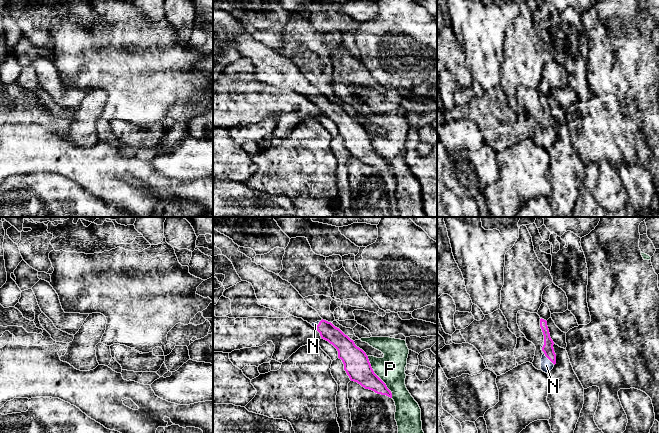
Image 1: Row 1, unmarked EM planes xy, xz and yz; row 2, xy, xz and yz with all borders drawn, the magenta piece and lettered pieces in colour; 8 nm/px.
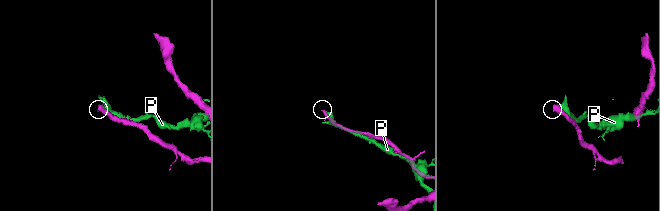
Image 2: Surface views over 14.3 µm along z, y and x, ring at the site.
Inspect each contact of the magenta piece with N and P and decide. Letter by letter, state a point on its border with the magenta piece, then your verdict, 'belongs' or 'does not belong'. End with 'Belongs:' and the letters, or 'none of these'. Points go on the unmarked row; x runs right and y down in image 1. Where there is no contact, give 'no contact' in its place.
N: yz (544, 129) | belongs
P: xz (385, 160) | does not belong
Belongs: N

